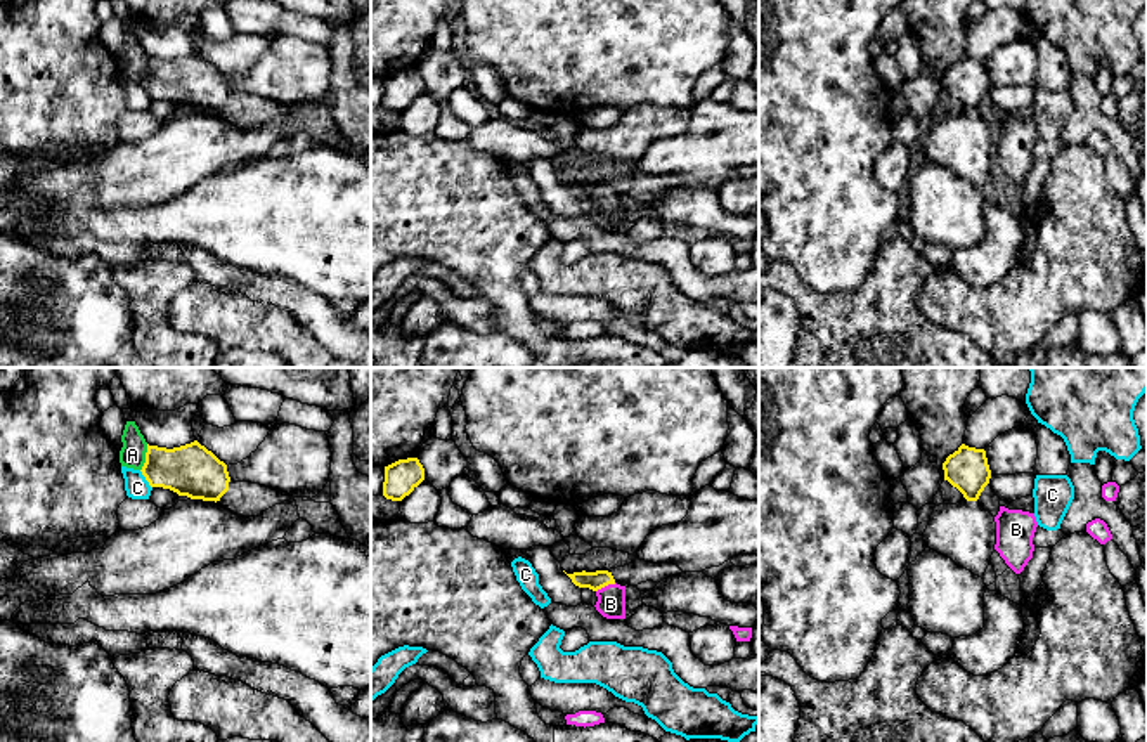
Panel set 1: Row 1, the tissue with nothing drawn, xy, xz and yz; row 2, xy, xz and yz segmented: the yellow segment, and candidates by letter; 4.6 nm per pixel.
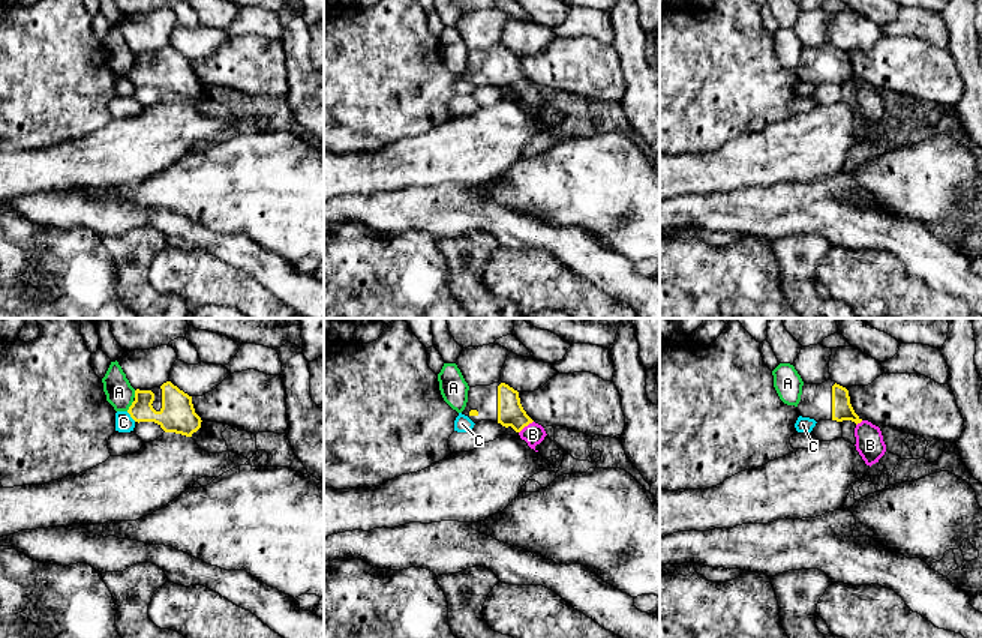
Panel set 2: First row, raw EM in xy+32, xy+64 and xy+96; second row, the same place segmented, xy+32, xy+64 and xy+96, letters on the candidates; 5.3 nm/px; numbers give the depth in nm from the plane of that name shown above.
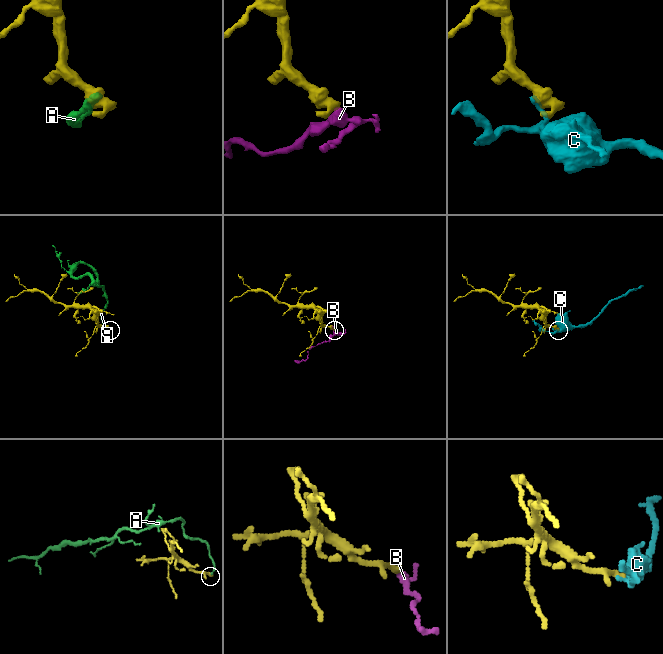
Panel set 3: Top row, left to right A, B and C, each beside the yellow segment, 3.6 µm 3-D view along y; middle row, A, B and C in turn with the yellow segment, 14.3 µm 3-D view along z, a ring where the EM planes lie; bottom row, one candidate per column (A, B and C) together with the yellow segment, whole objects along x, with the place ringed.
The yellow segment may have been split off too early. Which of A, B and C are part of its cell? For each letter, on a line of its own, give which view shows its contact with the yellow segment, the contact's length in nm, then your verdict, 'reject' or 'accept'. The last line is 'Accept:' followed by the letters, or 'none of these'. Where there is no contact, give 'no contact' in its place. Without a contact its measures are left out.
A: contact in xy; length 130 nm; reject
B: contact in xz; length 100 nm; accept
C: contact in xy; length 110 nm; reject
Accept: B

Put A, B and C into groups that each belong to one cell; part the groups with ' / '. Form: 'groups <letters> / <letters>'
groups A / B / C

